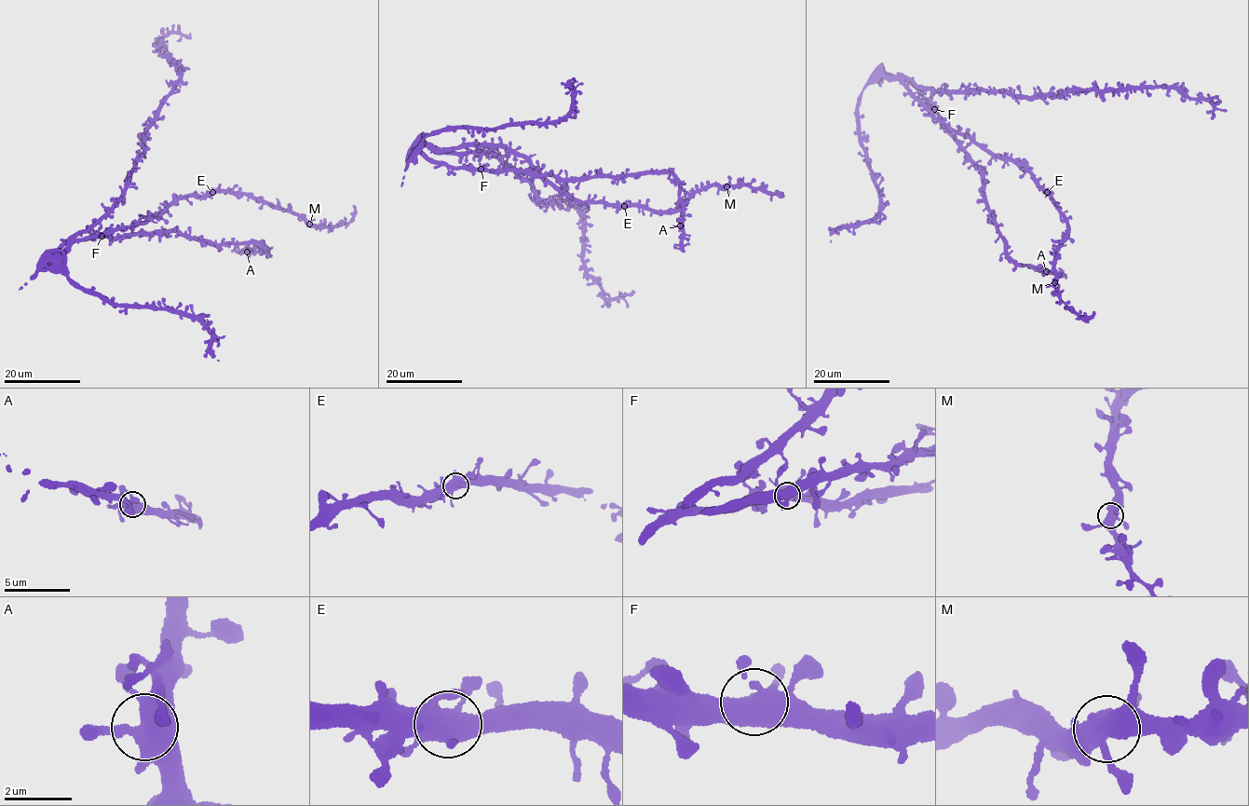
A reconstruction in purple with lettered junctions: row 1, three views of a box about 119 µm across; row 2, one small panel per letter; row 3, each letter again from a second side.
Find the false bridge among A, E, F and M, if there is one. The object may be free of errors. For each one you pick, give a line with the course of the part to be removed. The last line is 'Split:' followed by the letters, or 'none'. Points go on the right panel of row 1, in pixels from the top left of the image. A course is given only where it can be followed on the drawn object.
Split: none

